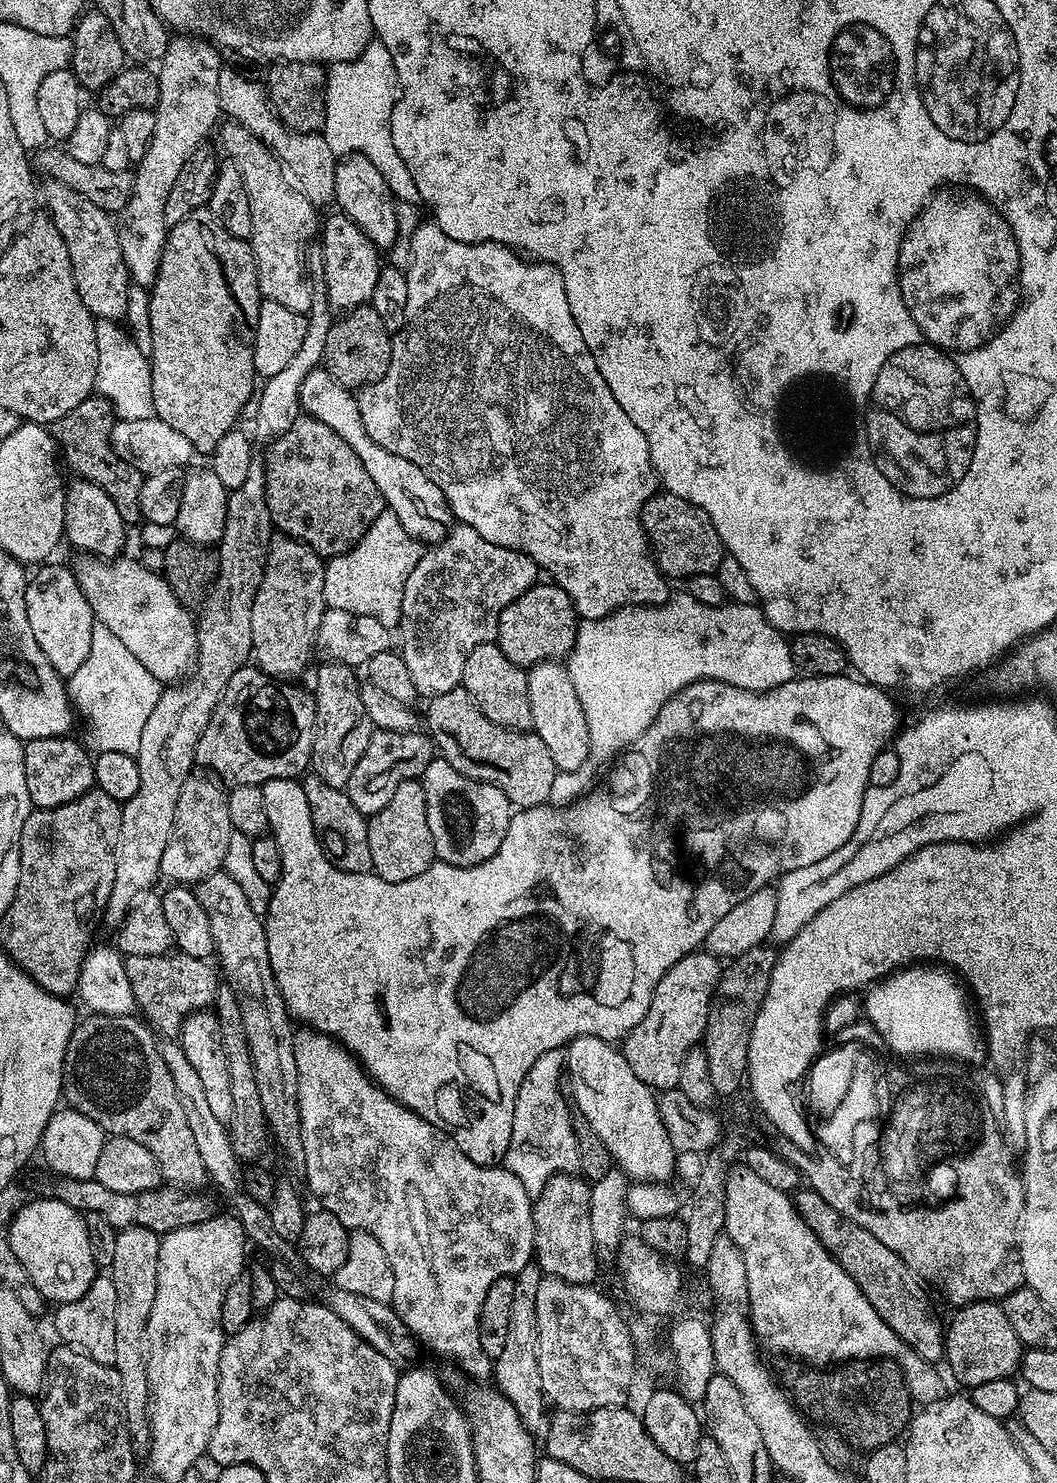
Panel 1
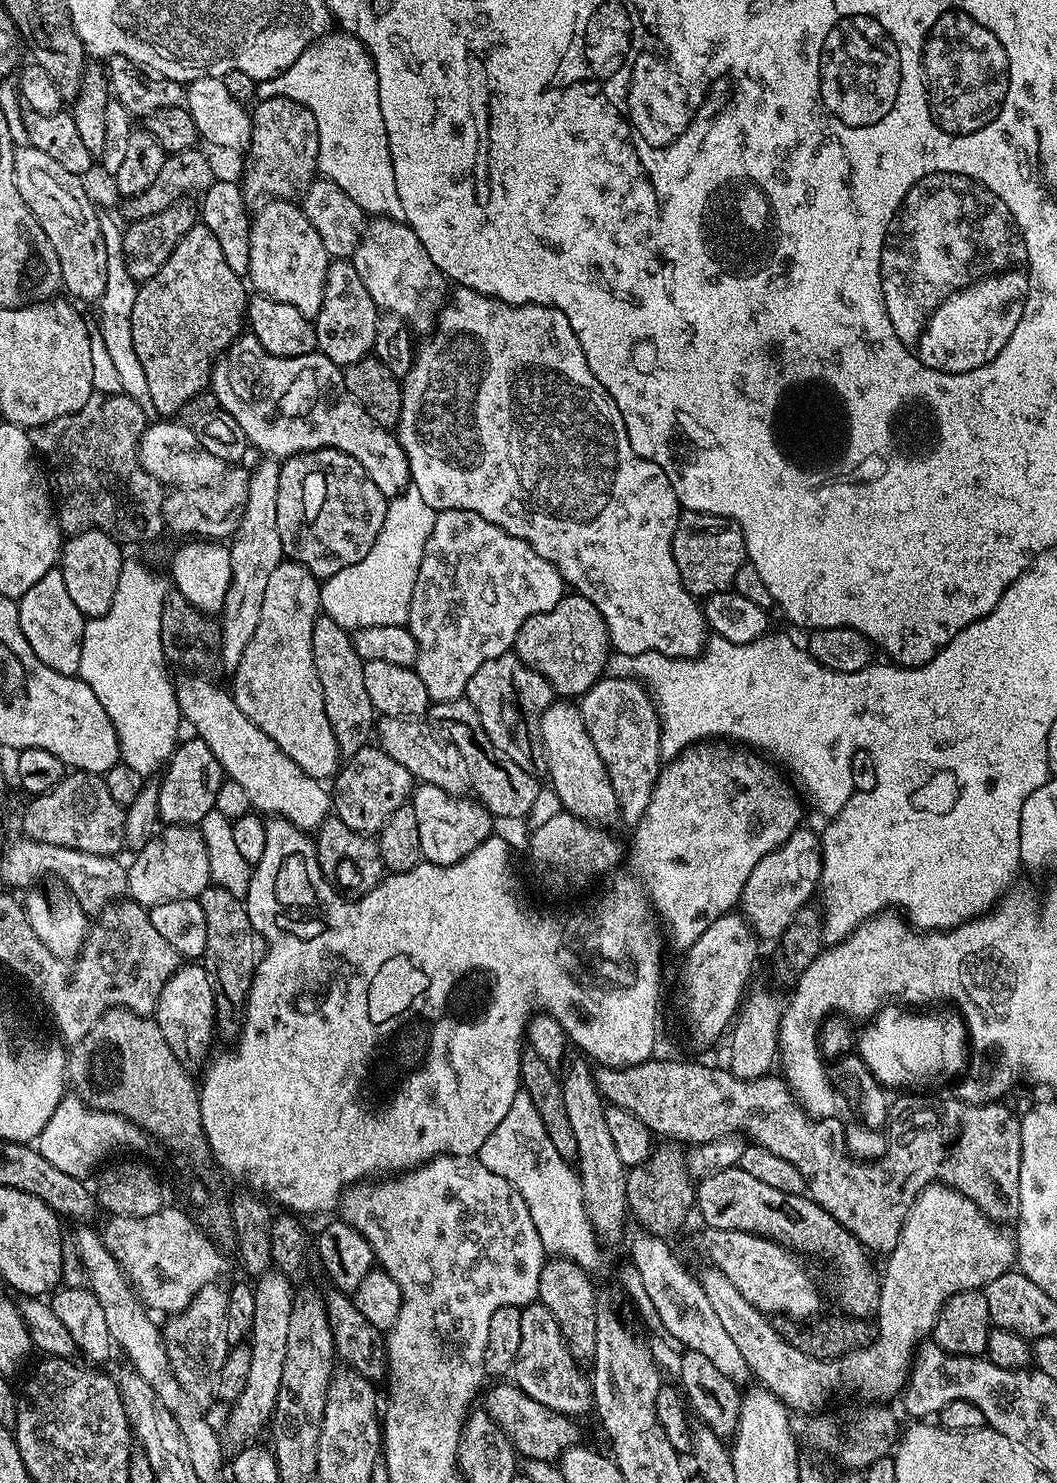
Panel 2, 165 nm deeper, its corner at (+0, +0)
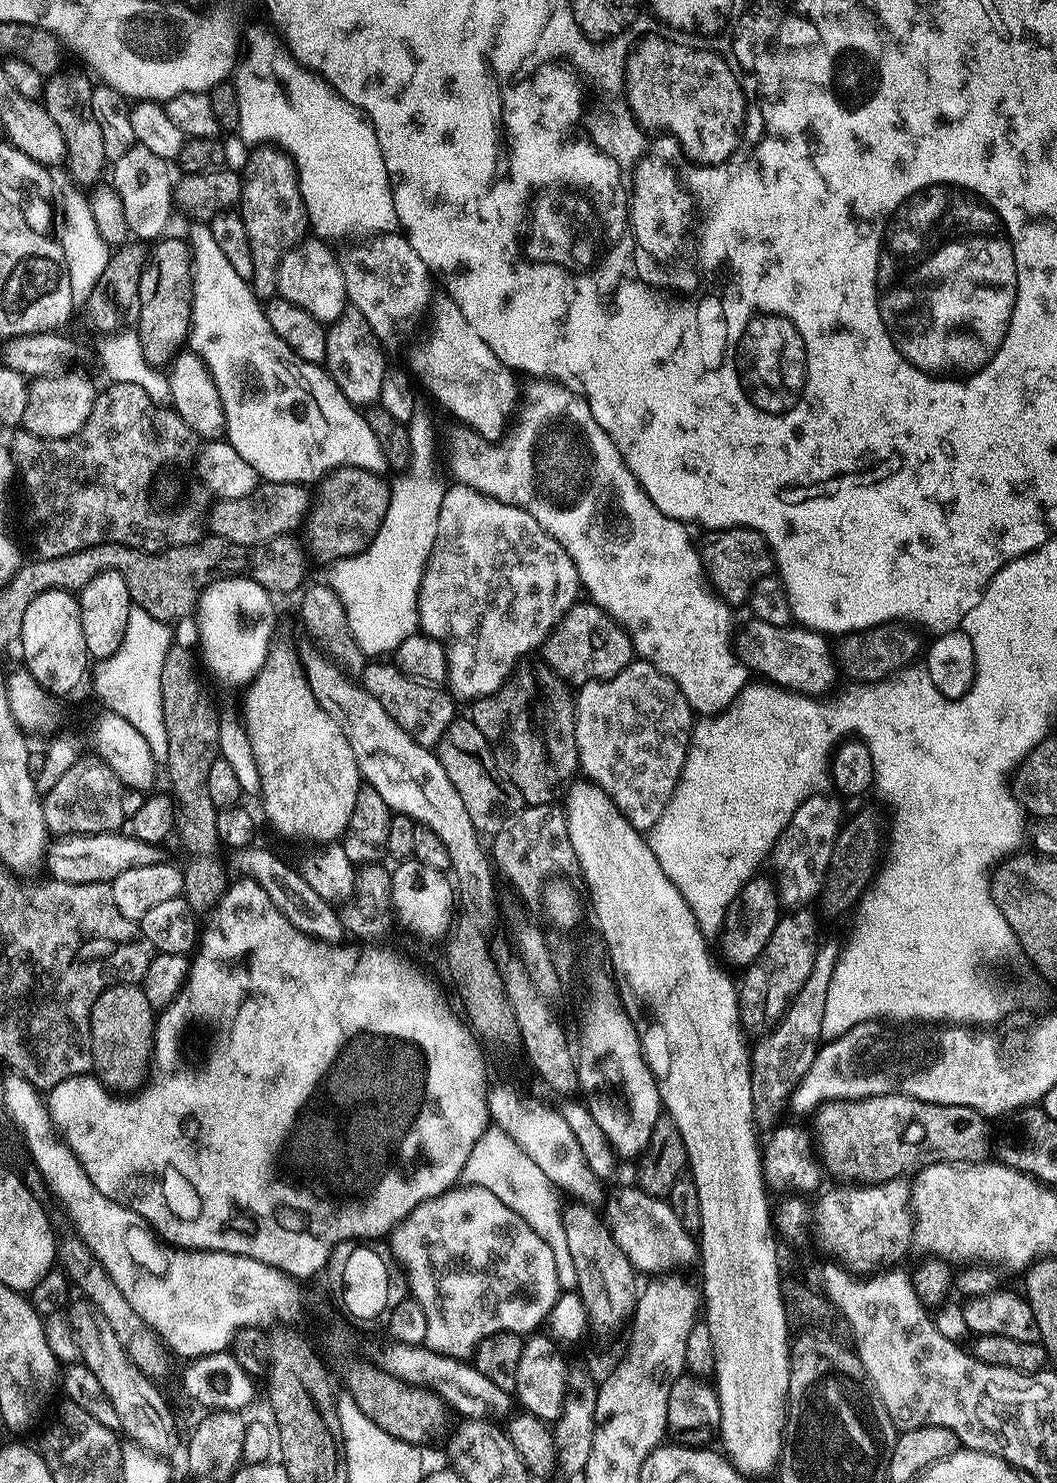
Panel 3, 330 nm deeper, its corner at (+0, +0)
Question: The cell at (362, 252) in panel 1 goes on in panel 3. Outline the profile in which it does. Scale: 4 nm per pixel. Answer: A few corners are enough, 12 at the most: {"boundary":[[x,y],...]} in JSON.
{"boundary":[[356,307],[331,321],[326,367],[350,403],[379,399],[385,349]]}

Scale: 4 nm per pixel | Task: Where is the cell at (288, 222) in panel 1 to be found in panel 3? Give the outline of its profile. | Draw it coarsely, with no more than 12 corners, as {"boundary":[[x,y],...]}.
{"boundary":[[320,238],[284,252],[276,288],[321,322],[348,300],[338,256]]}

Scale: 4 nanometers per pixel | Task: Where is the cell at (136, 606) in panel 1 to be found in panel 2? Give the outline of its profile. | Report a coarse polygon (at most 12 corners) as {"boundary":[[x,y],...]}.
{"boundary":[[175,685],[185,725],[252,808],[315,830],[334,800],[227,687]]}

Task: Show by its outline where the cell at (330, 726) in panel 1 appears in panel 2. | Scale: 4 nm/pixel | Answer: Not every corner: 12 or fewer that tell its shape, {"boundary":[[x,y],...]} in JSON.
{"boundary":[[323,614],[311,650],[347,758],[378,716],[349,629]]}

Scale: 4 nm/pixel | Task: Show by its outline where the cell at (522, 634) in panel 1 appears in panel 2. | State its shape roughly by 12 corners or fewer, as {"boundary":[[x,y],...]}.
{"boundary":[[566,594],[522,622],[514,654],[557,697],[605,675],[608,627]]}

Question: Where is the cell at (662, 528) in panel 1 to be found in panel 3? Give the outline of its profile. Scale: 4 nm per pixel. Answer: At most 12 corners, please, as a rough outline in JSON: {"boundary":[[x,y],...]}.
{"boundary":[[754,528],[707,533],[700,563],[711,591],[743,605],[773,571]]}

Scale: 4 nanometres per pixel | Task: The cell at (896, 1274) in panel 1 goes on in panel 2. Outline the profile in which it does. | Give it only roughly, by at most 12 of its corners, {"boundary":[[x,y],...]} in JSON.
{"boundary":[[746,1170],[695,1185],[707,1227],[832,1263],[836,1300],[875,1317],[881,1277],[822,1206]]}

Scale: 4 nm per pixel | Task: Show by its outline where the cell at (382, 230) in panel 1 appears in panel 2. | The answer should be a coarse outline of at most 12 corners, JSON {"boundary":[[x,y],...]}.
{"boundary":[[371,219],[350,259],[377,309],[418,334],[448,280],[408,224]]}

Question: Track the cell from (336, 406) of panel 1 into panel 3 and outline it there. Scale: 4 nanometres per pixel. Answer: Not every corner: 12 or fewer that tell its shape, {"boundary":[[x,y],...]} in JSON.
{"boundary":[[191,225],[190,348],[261,481],[383,473],[367,415]]}

